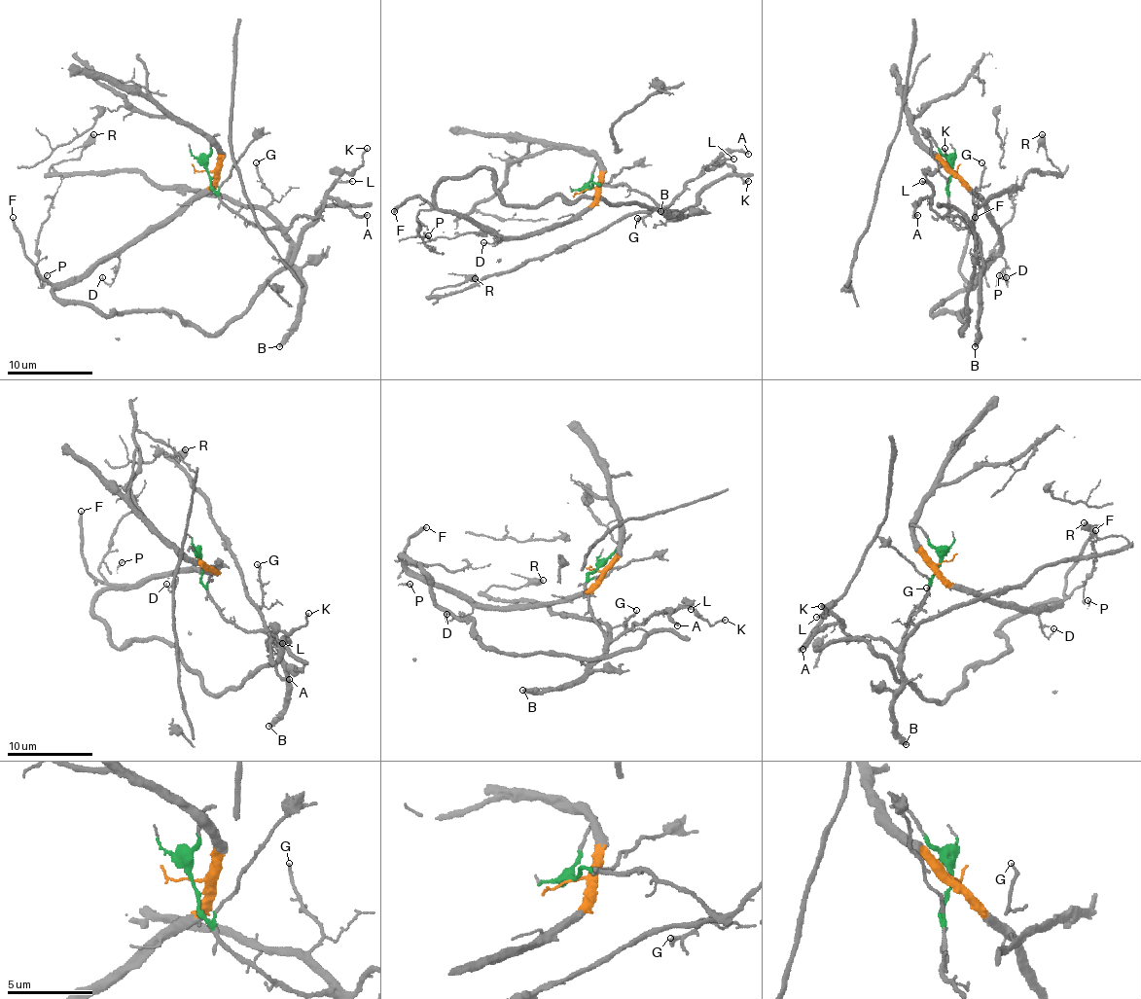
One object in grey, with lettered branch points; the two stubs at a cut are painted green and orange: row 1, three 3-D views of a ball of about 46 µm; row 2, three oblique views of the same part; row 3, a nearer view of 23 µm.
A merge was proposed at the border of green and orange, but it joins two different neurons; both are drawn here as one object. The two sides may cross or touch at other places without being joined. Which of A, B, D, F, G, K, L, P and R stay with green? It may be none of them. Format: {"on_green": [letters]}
{"on_green": ["A", "B", "G", "K", "L", "R"]}

